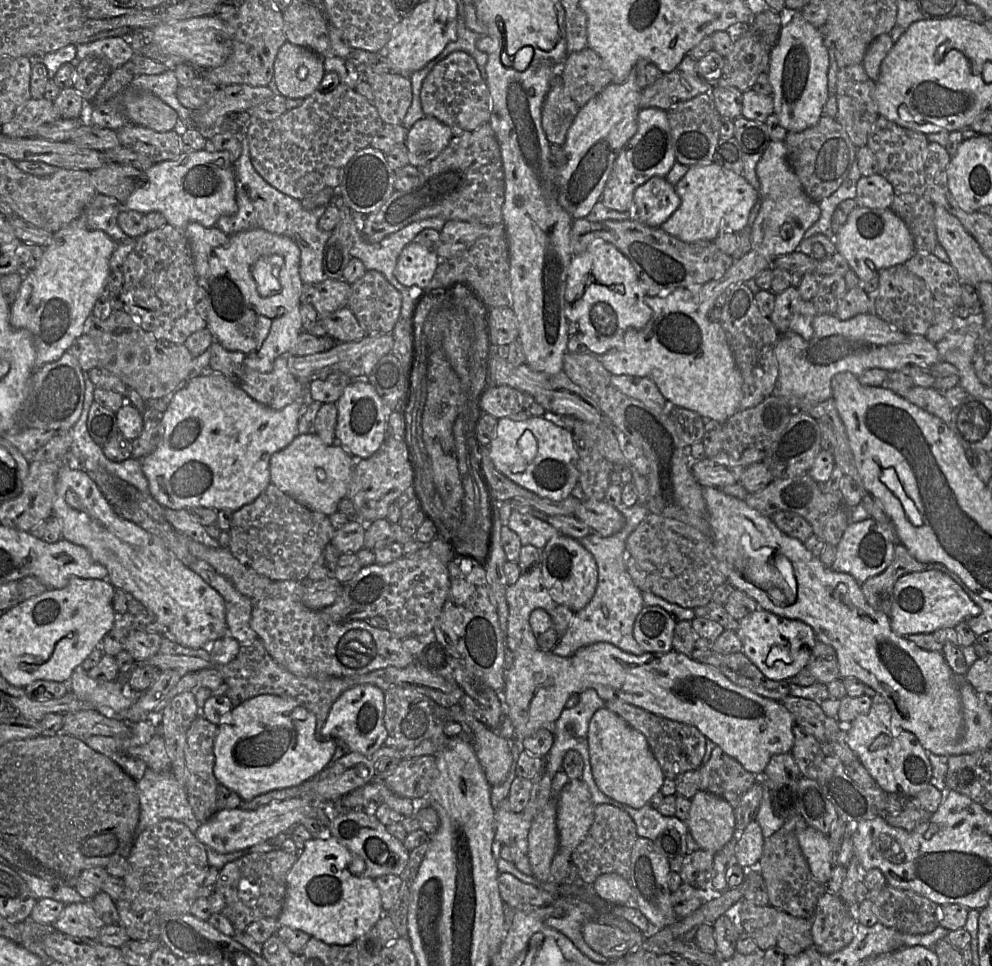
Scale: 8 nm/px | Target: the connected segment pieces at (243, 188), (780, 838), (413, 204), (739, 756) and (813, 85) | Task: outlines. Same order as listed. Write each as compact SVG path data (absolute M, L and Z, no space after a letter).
M237 134L241 141L242 153L234 163L238 211L234 215L221 216L215 227L228 236L247 230L263 229L289 237L300 250L299 274L301 280L305 284L319 284L328 279L323 270L323 251L331 236L331 231L321 230L318 226L318 221L327 206L305 210L300 200L286 195L270 185L254 168L250 158L249 141L244 135Z
M796 815L785 820L783 826L764 839L758 863L769 897L769 905L791 916L812 919L818 900L827 893L827 885L816 880L797 840L797 834L808 826L804 818Z
M489 123L462 135L453 136L448 146L434 160L418 168L418 171L419 180L415 187L407 191L395 190L387 202L361 221L360 231L368 243L378 243L413 222L432 217L446 221L472 222L488 227L503 223L504 171L499 143Z
M597 642L585 646L569 657L561 657L555 655L553 652L544 652L541 649L532 650L529 648L518 648L513 653L513 664L509 670L505 673L505 684L503 688L503 697L505 703L508 705L508 716L512 722L515 730L516 740L518 743L532 735L540 728L552 728L555 721L559 718L562 711L565 708L565 703L572 695L579 695L584 690L592 688L604 701L624 701L634 706L640 707L656 715L664 718L686 723L688 725L696 727L706 738L711 740L715 745L719 746L727 755L734 758L739 762L742 767L755 776L763 775L763 771L767 766L770 758L776 754L790 753L794 744L793 726L796 723L792 714L781 704L780 701L774 701L769 698L760 696L754 692L751 692L745 687L738 686L732 683L727 677L725 677L715 667L707 664L702 664L695 661L692 657L685 654L671 650L667 653L649 653L645 652L642 655L634 655L621 650L613 644L607 642Z
M801 11L785 17L777 43L770 50L769 82L773 88L774 114L788 132L801 132L818 123L829 97L829 52L821 29L807 22Z

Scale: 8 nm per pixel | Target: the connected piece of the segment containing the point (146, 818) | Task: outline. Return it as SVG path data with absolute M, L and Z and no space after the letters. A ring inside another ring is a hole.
M172 762L169 772L159 773L148 767L144 777L136 781L136 787L140 802L137 834L165 819L179 821L185 824L193 833L201 825L201 822L197 820L188 801L185 788L179 784L172 772Z

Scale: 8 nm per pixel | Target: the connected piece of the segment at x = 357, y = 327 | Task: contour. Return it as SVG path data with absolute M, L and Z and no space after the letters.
M348 306L328 316L319 317L319 320L326 328L327 334L337 342L354 342L367 335Z

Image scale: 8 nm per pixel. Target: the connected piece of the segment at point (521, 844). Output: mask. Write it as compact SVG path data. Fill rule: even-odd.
M507 797L495 809L495 821L495 840L500 846L506 845L511 849L513 864L520 872L533 876L528 858L528 835L532 822L524 819L522 813L512 812Z

